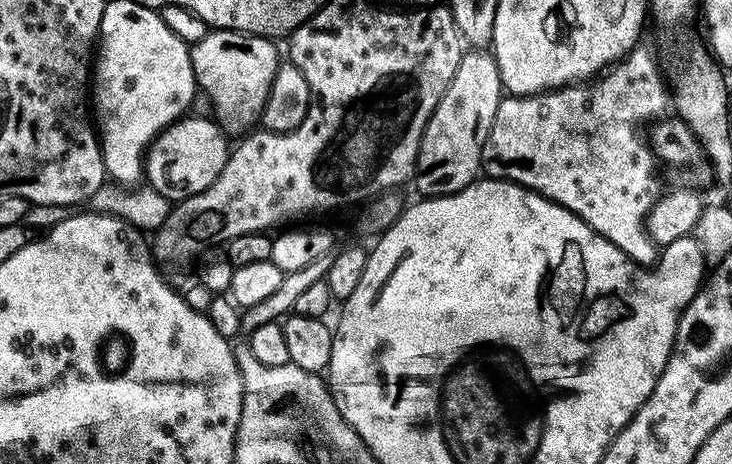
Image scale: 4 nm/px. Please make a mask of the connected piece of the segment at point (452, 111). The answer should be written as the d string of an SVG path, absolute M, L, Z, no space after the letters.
M468 50L461 55L458 70L438 102L422 142L418 146L414 185L421 197L449 196L481 175L482 146L494 126L494 114L502 99L502 85L496 60L488 50Z

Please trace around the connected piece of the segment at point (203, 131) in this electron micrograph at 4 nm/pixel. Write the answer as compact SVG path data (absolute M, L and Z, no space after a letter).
M195 114L185 115L183 118L172 121L168 127L152 139L142 156L142 176L146 181L147 187L156 192L169 202L179 202L190 198L194 194L202 194L206 186L222 174L222 166L226 166L228 153L230 151L229 137L225 135L215 119L207 116L197 116Z

